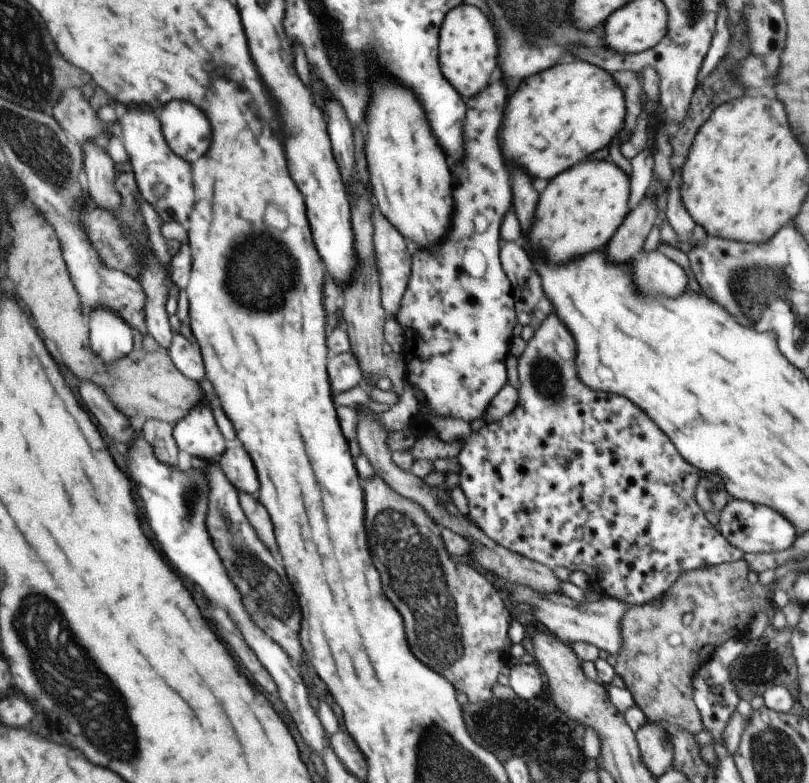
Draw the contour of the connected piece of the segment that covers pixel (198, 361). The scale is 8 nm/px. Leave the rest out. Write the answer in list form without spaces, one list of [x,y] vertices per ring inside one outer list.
[[[173,331],[174,344],[169,353],[173,362],[191,380],[203,380],[206,377],[206,366],[203,362],[203,353],[198,342],[191,342],[178,331]]]

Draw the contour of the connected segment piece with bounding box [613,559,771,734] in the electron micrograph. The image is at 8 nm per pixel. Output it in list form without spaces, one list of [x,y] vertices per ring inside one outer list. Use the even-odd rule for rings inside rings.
[[[743,559],[713,566],[701,566],[682,573],[670,589],[656,601],[625,607],[623,618],[619,622],[621,646],[619,652],[613,655],[615,658],[613,672],[615,676],[622,678],[646,720],[655,723],[669,722],[673,726],[689,730],[691,734],[705,730],[701,726],[699,710],[694,704],[692,677],[699,666],[709,660],[726,641],[742,637],[747,639],[745,632],[753,612],[767,611],[771,608],[769,602],[767,602],[769,606],[765,606],[765,588],[761,588],[763,585],[759,582],[755,584],[747,582],[745,577],[749,569]]]

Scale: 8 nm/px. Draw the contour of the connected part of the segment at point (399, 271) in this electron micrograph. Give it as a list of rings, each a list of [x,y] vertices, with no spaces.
[[[375,210],[374,252],[383,310],[395,319],[401,294],[409,278],[409,254],[403,238],[393,230],[393,226]]]

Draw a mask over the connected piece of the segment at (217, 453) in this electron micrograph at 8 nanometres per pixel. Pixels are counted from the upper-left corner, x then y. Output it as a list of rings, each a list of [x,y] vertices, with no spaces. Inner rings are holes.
[[[206,397],[203,404],[195,406],[186,417],[183,417],[182,421],[174,425],[174,436],[180,450],[211,464],[219,461],[219,458],[226,452],[229,442],[225,440],[225,436],[221,434],[217,422],[215,422],[215,416],[213,416],[209,401]]]

